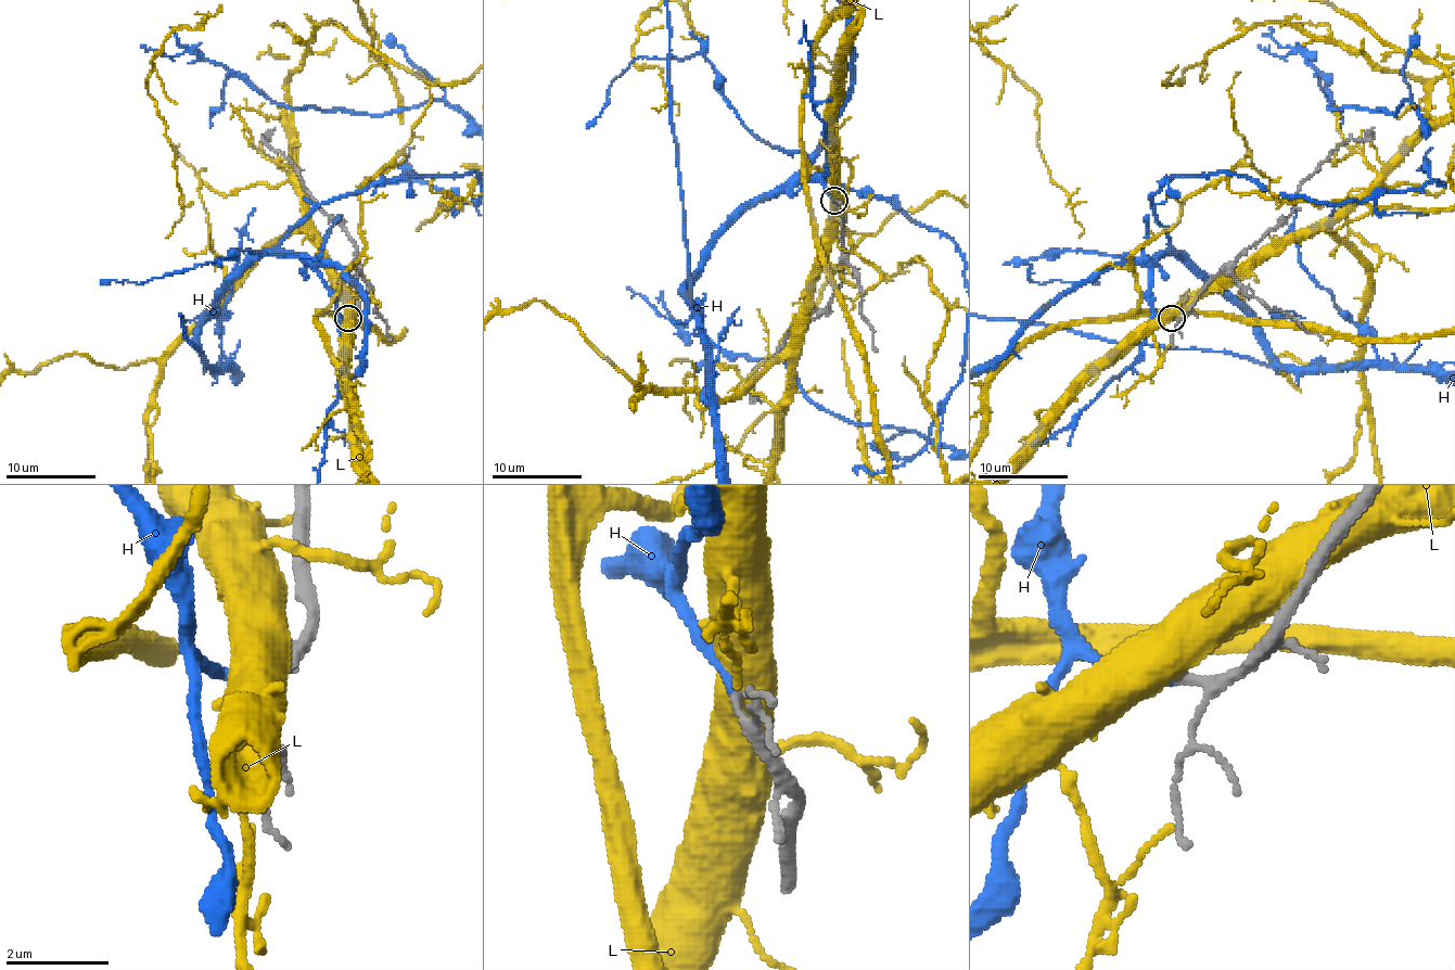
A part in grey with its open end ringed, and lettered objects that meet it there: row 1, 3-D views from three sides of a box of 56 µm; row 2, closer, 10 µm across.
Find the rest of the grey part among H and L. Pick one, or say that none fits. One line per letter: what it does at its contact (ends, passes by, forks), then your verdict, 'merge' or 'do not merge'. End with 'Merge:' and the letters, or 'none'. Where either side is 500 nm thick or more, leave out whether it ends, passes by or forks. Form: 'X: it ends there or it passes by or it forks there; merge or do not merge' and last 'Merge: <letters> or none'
H: it ends there; merge
L: do not merge
Merge: H

